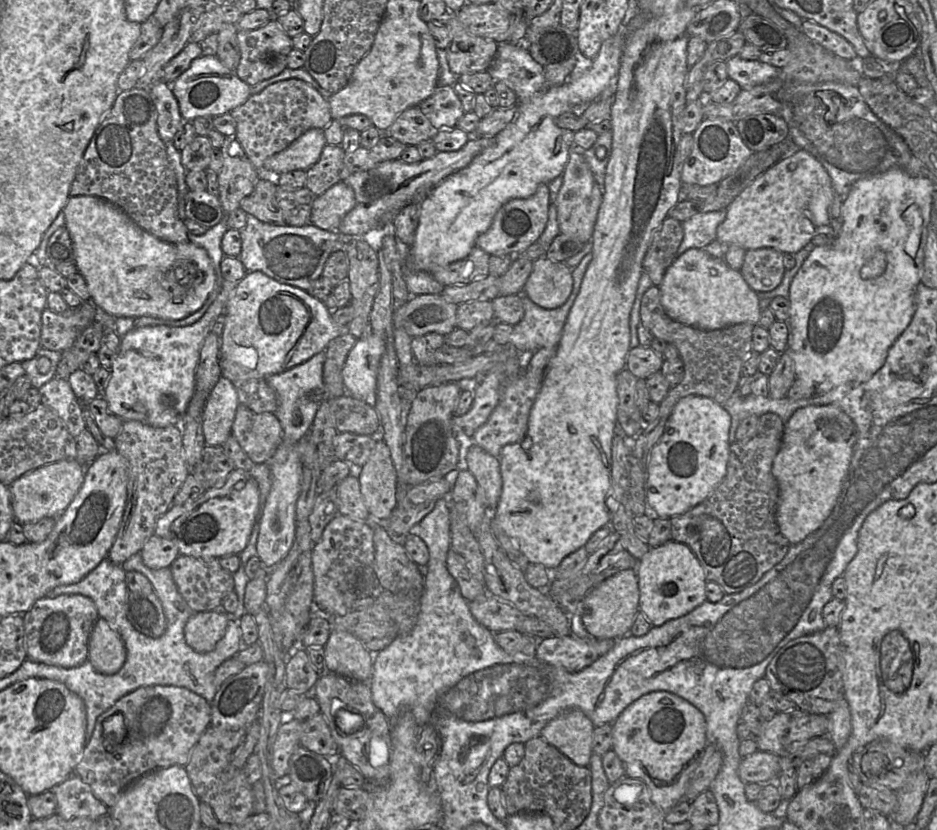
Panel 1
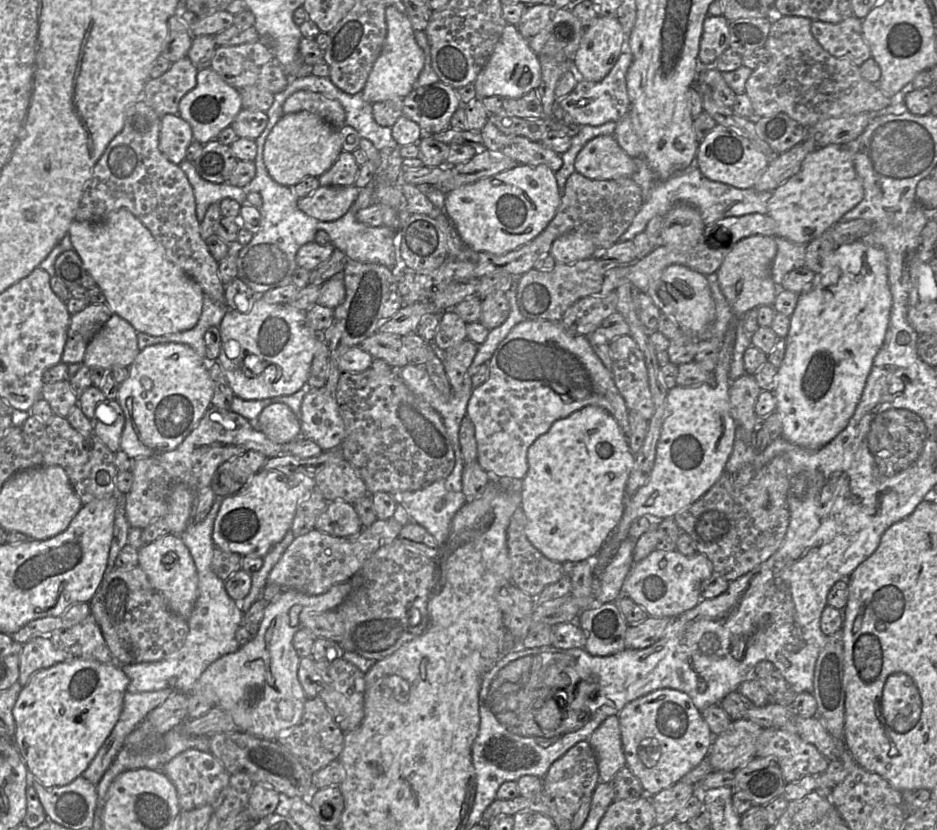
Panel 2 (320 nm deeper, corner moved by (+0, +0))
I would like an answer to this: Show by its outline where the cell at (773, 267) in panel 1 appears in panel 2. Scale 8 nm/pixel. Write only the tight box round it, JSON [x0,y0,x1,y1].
[771,237,806,288]

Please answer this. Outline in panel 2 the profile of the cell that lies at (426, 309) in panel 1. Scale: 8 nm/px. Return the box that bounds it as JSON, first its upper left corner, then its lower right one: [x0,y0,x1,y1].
[217,296,321,400]

